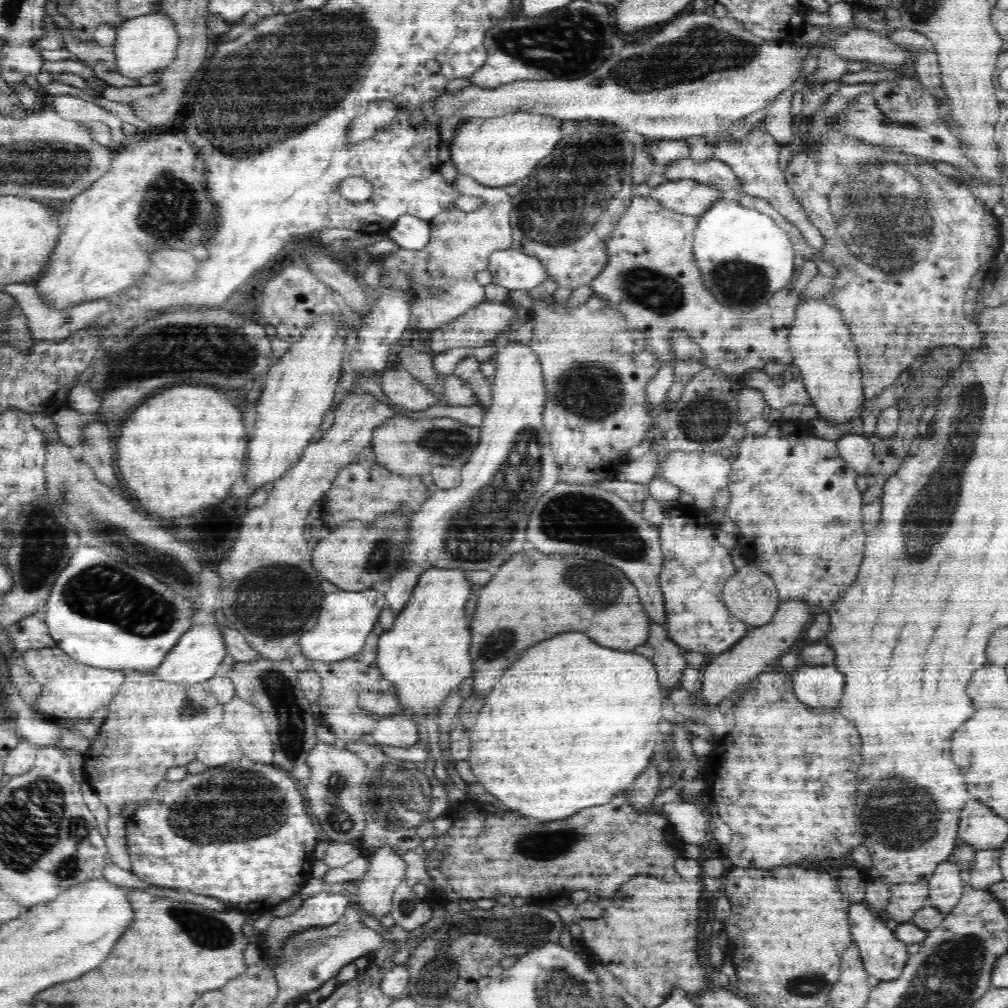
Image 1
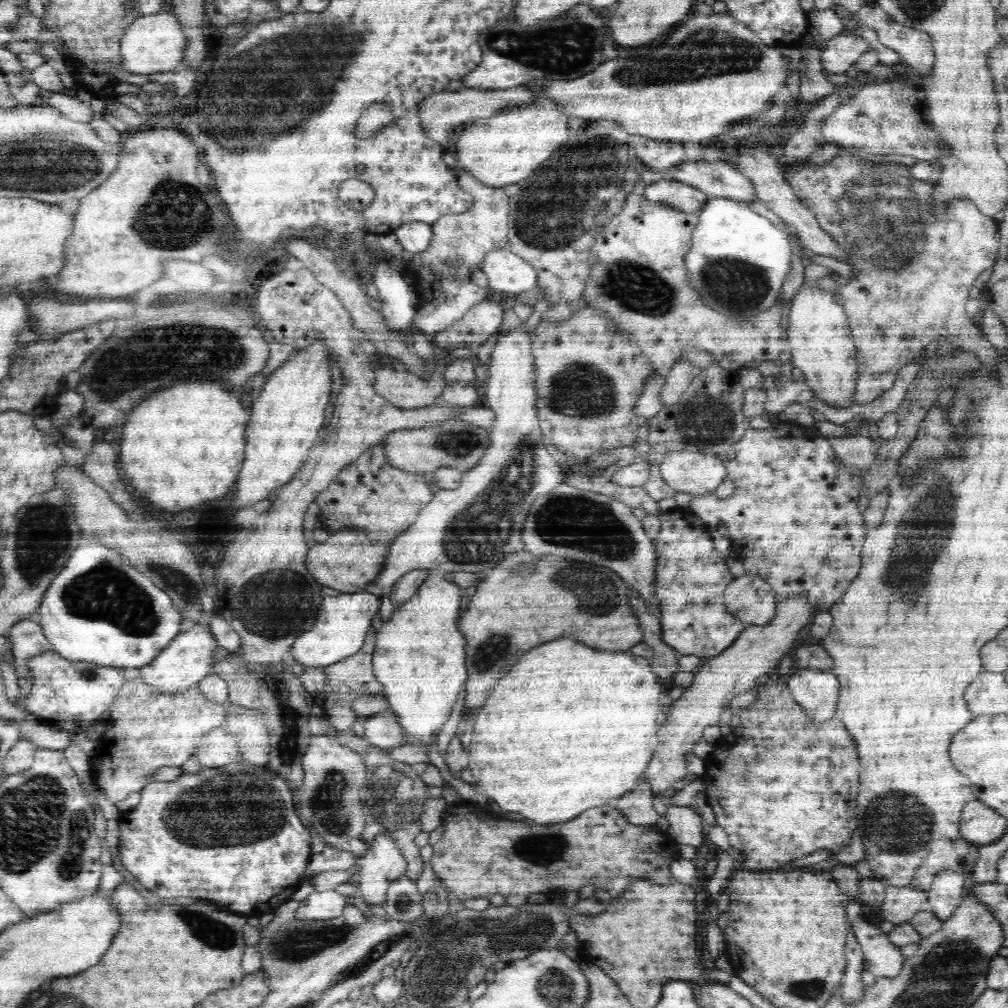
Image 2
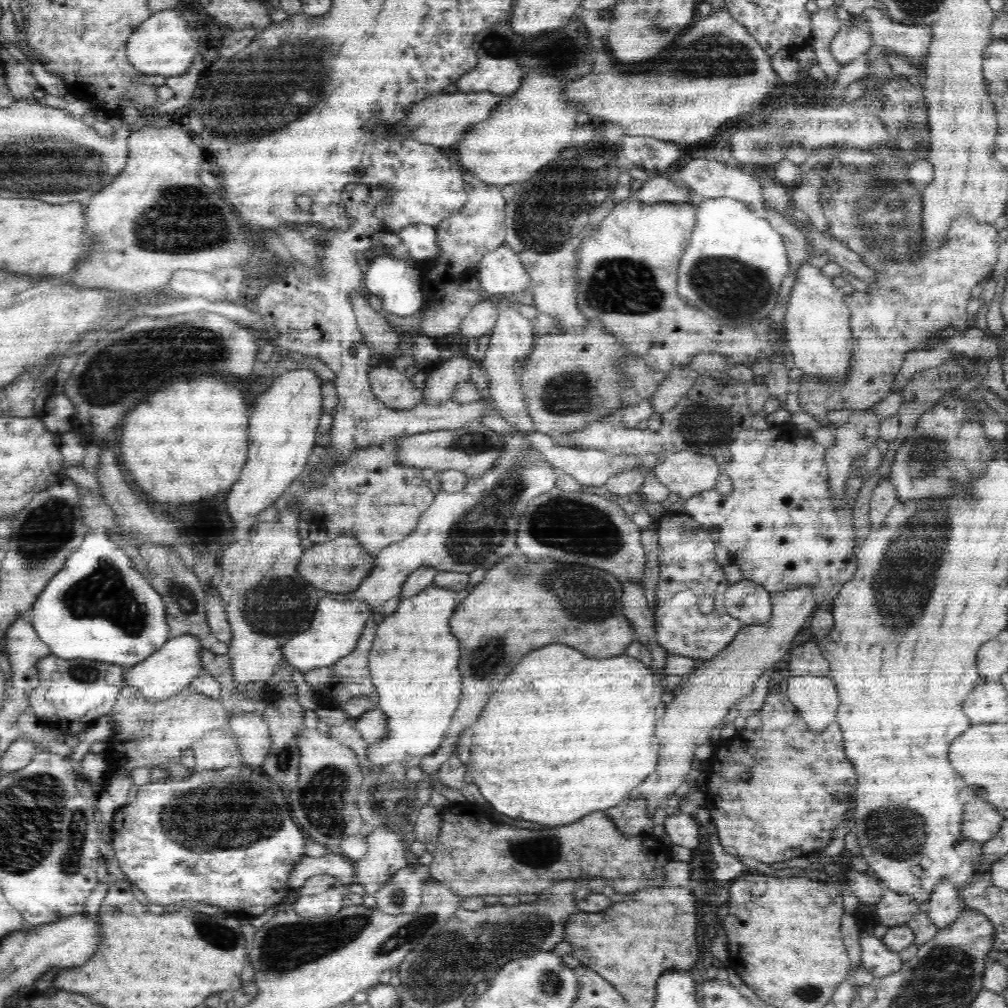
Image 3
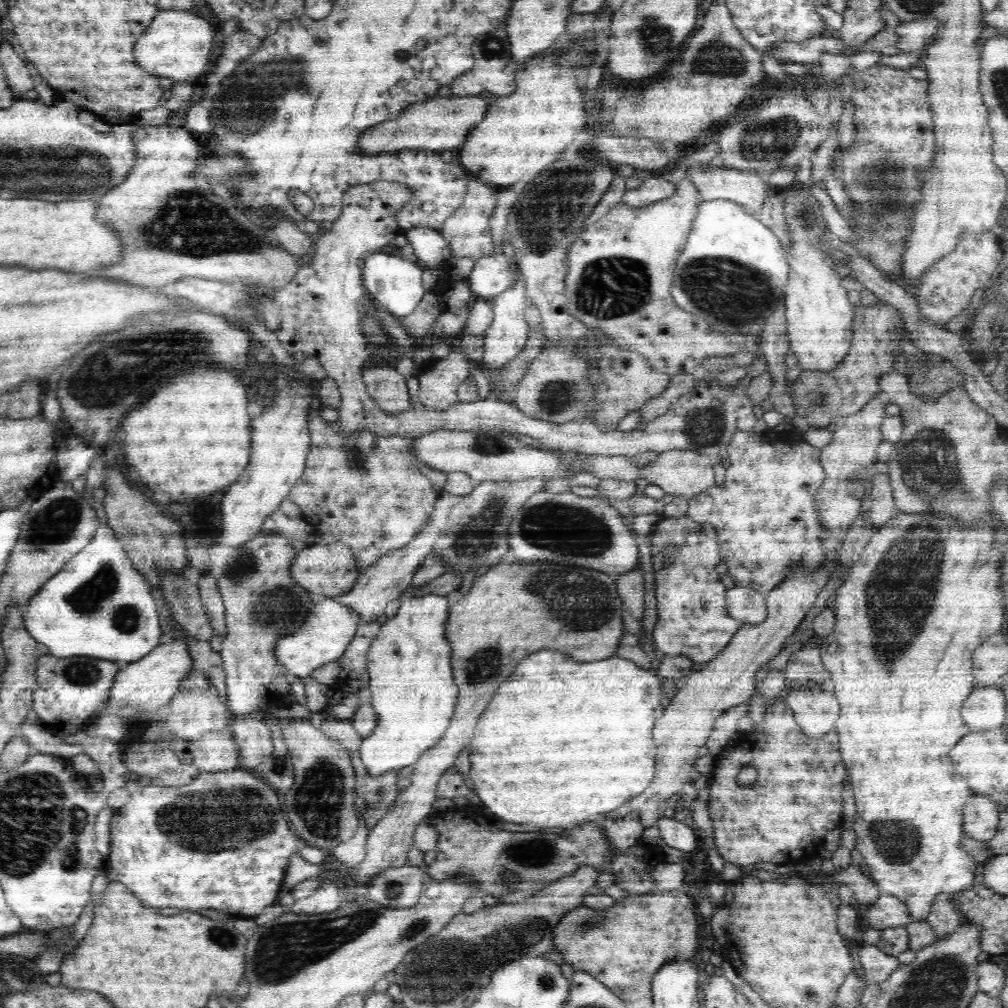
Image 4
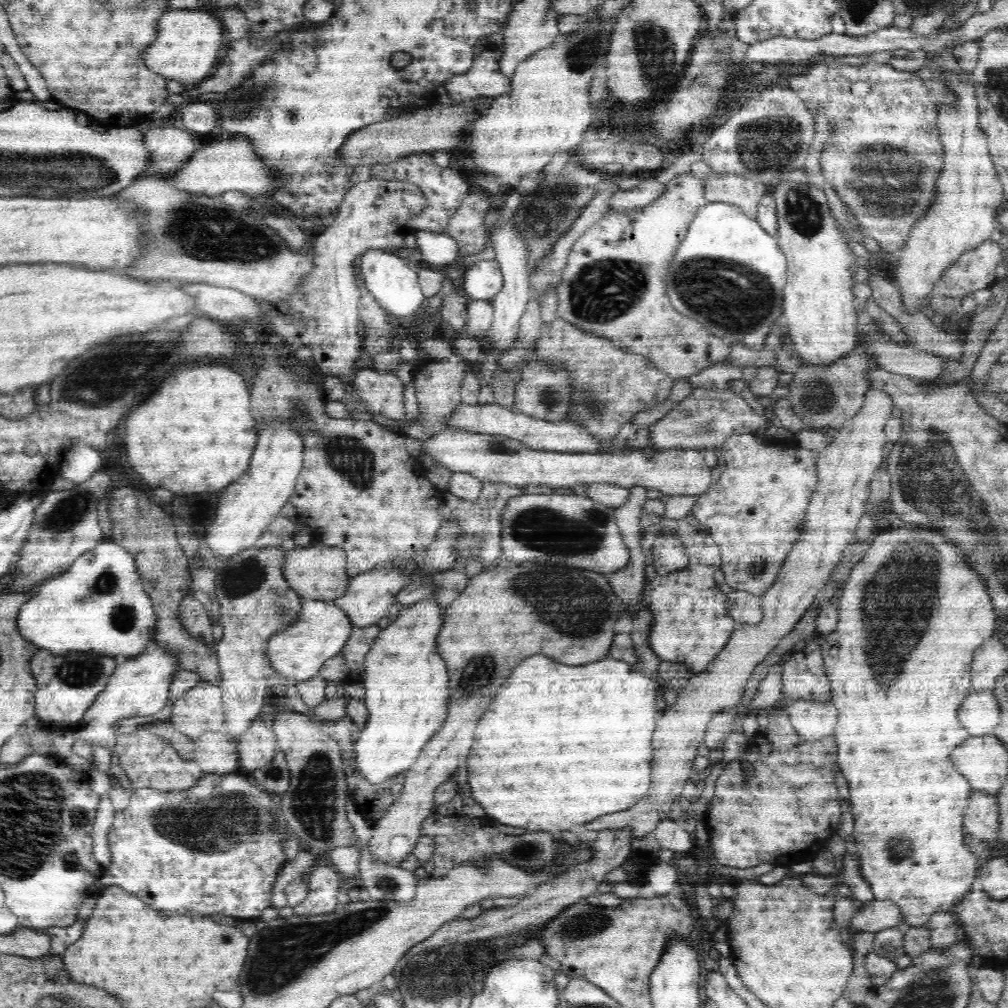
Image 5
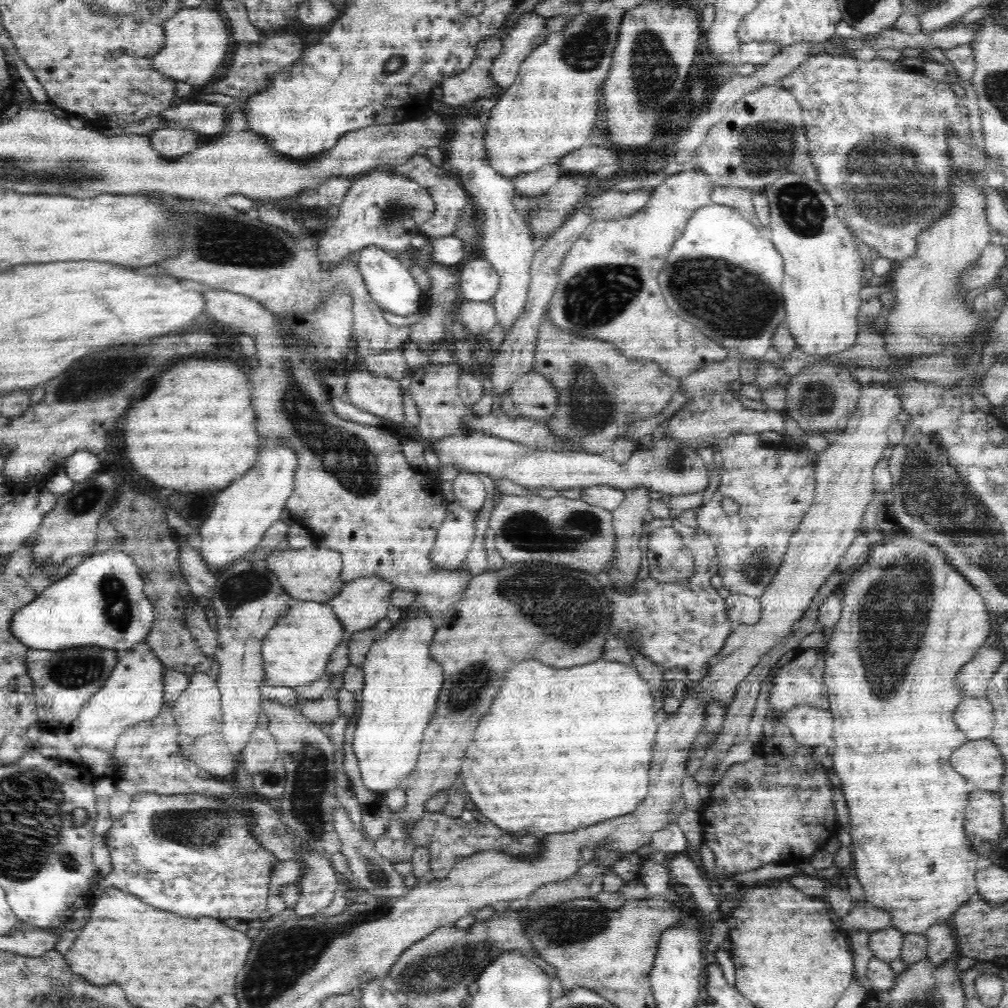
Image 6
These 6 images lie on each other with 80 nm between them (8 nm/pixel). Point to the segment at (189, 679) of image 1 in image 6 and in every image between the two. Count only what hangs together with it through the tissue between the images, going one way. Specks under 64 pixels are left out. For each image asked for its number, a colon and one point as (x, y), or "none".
2: (190, 657)
3: (164, 673)
4: (151, 682)
5: (139, 686)
6: (134, 693)

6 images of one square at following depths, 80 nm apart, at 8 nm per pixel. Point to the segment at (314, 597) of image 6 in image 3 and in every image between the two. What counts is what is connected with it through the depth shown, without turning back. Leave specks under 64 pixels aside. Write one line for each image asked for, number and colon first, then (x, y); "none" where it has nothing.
3: (339, 565)
4: (329, 570)
5: (318, 572)

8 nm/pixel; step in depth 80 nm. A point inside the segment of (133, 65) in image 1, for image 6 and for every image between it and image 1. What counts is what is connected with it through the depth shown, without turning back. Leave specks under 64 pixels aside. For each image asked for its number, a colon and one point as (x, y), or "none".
2: (155, 43)
3: (165, 44)
4: (177, 44)
5: (186, 49)
6: (196, 41)

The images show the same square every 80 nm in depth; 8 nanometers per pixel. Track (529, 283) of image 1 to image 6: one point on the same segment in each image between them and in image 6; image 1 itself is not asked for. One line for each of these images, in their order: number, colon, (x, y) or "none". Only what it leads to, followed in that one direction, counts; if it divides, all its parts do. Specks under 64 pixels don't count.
2: (508, 274)
3: (500, 272)
4: (491, 275)
5: (481, 281)
6: (479, 282)

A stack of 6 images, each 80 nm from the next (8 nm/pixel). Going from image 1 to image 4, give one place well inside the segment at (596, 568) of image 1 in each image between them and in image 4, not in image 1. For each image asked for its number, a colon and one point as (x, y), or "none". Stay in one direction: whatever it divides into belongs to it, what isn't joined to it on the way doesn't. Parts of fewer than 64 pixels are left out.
2: (522, 602)
3: (546, 601)
4: (512, 610)

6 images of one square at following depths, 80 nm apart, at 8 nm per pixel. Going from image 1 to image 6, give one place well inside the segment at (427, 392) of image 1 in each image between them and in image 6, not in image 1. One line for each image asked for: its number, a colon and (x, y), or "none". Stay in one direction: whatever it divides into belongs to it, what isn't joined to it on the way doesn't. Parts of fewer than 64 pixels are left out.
2: (404, 390)
3: (394, 389)
4: (388, 388)
5: (382, 392)
6: (382, 396)

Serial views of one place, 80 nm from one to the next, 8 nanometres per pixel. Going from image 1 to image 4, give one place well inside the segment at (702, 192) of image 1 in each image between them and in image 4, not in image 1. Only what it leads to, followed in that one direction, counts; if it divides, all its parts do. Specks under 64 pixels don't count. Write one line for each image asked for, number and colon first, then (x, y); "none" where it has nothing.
2: (681, 196)
3: (660, 189)
4: (651, 190)

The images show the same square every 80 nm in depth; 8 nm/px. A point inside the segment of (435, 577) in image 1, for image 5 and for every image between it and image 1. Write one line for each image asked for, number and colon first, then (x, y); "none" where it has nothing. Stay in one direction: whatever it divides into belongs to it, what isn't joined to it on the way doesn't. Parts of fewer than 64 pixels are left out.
2: (419, 659)
3: (413, 662)
4: (411, 687)
5: (406, 691)

